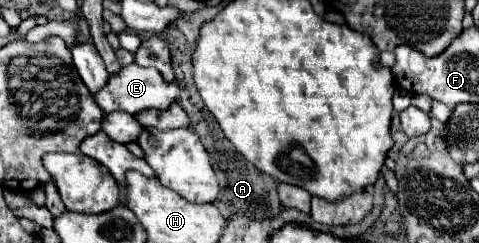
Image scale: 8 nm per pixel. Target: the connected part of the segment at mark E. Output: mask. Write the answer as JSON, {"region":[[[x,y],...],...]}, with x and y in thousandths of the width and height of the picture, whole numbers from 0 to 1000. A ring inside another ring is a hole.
{"region":[[[269,263],[261,280],[253,280],[248,296],[232,305],[219,362],[211,362],[203,387],[194,387],[198,428],[215,453],[215,461],[236,461],[236,453],[257,453],[269,469],[286,469],[294,453],[307,444],[353,444],[357,420],[365,420],[374,403],[374,362],[365,337],[349,346],[340,329],[340,313],[324,288],[324,280],[299,280],[286,263]]]}

